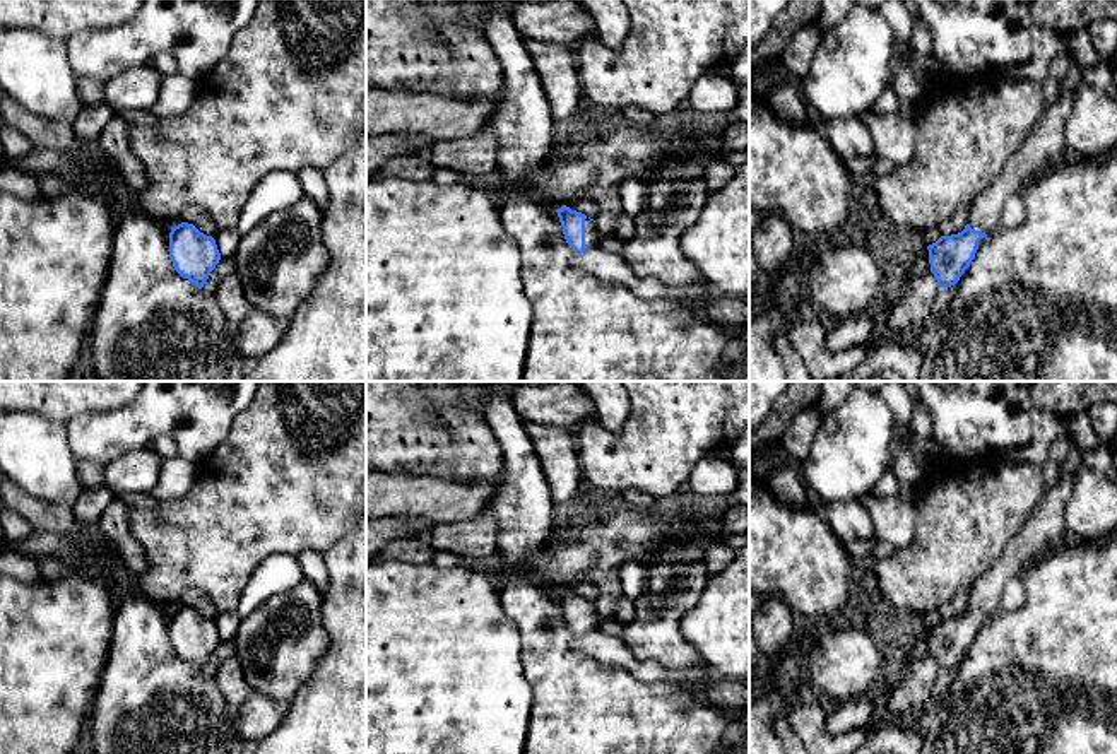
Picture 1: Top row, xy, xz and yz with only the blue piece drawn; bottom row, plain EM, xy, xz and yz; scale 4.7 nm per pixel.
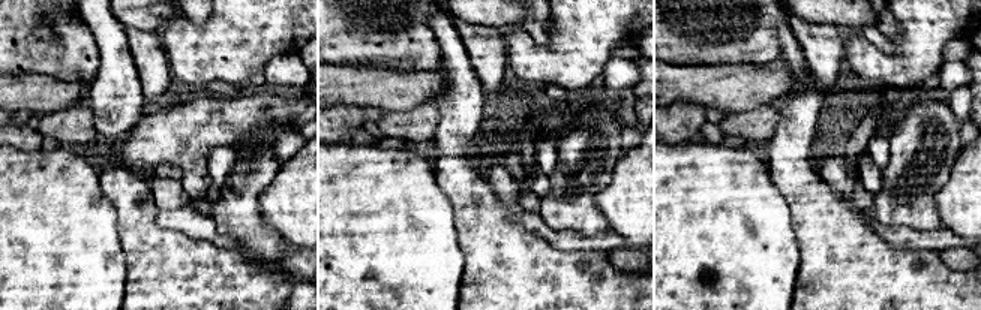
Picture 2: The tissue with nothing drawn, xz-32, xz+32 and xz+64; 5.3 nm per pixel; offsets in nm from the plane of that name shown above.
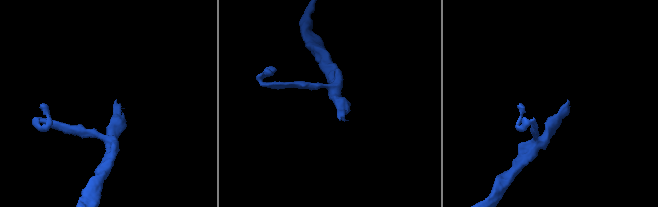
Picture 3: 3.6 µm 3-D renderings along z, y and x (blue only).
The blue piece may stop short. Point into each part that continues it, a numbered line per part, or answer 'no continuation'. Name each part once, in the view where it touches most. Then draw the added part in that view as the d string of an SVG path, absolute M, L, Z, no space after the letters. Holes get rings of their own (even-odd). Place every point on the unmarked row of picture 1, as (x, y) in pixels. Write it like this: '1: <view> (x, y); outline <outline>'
1: xz (592, 619); outline M587 600L585 602L585 629L587 629L587 633L597 629L599 622L600 622L600 617L597 614L595 605Z

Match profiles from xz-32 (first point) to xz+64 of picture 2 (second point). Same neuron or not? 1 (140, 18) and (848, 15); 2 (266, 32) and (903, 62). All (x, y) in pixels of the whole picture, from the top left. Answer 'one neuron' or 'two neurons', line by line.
1: one neuron
2: one neuron

